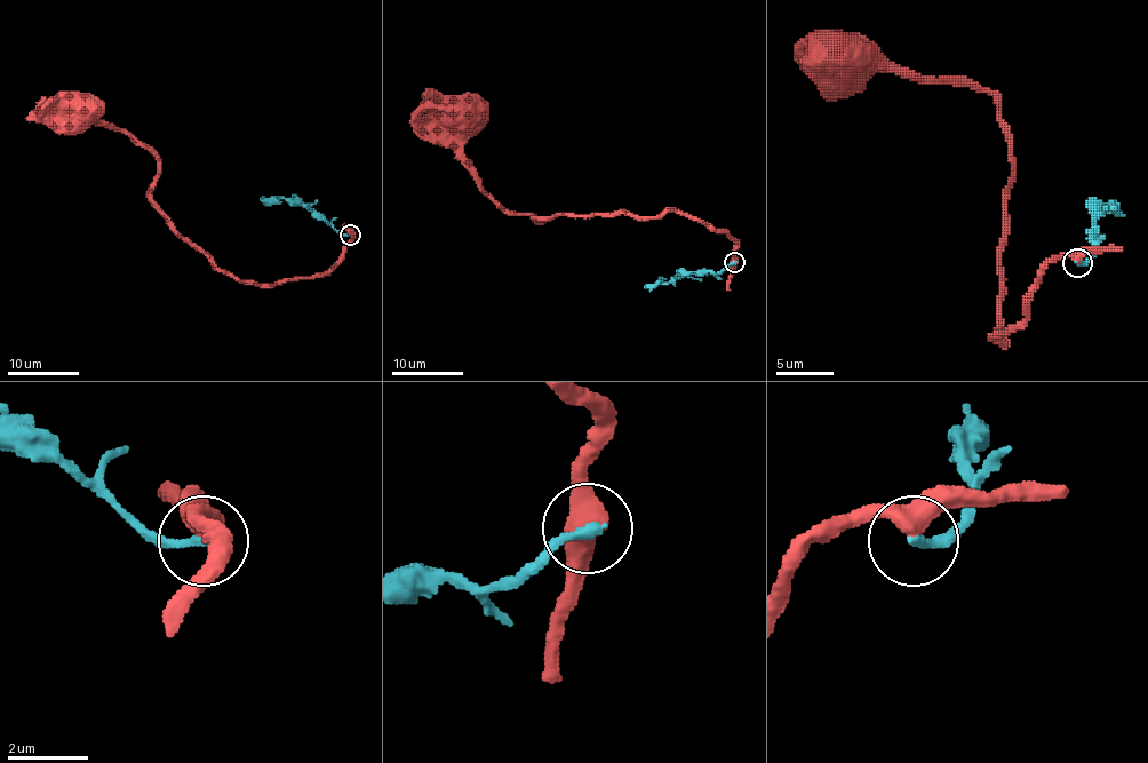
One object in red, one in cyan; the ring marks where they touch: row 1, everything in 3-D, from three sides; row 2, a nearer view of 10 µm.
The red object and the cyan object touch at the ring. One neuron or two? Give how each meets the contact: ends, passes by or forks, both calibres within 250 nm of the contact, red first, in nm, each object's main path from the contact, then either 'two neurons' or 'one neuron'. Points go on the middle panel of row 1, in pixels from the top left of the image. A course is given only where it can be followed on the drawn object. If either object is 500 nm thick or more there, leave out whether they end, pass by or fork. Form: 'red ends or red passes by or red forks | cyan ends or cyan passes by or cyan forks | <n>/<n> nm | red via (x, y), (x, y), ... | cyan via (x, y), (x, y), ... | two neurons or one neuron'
red passes by | cyan ends | 480/240 nm | red via (733, 263), (735, 244), (723, 231), (675, 212), (534, 220), (541, 222), (515, 215), (480, 187), (454, 116) | cyan via (733, 263), (719, 272), (691, 272), (666, 284), (648, 284), (645, 288) | two neurons

